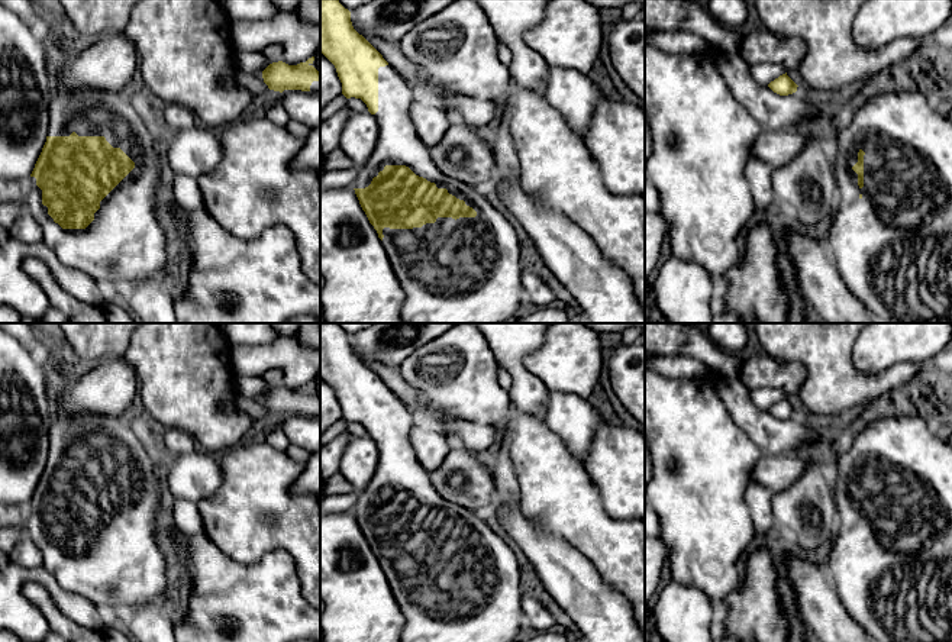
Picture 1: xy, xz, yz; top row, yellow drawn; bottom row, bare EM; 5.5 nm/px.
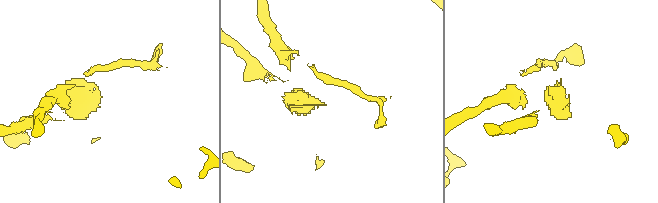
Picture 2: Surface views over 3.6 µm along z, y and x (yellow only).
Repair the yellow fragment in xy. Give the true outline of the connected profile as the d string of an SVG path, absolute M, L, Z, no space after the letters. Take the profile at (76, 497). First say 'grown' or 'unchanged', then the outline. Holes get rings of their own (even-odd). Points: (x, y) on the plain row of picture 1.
grown; M46 388L51 404L49 454L26 507L25 530L59 585L97 609L110 606L125 614L142 606L164 606L167 571L155 542L159 500L152 478L161 459L132 417L61 417L57 399L62 390Z

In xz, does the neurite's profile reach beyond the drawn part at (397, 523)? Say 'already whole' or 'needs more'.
needs more

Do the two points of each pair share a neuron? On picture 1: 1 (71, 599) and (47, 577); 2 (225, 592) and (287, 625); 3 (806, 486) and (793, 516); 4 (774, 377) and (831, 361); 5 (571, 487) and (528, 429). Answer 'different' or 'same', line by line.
1: same
2: same
3: same
4: different
5: same

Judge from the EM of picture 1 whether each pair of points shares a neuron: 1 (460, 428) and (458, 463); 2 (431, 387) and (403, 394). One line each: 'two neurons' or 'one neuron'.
1: two neurons
2: two neurons

